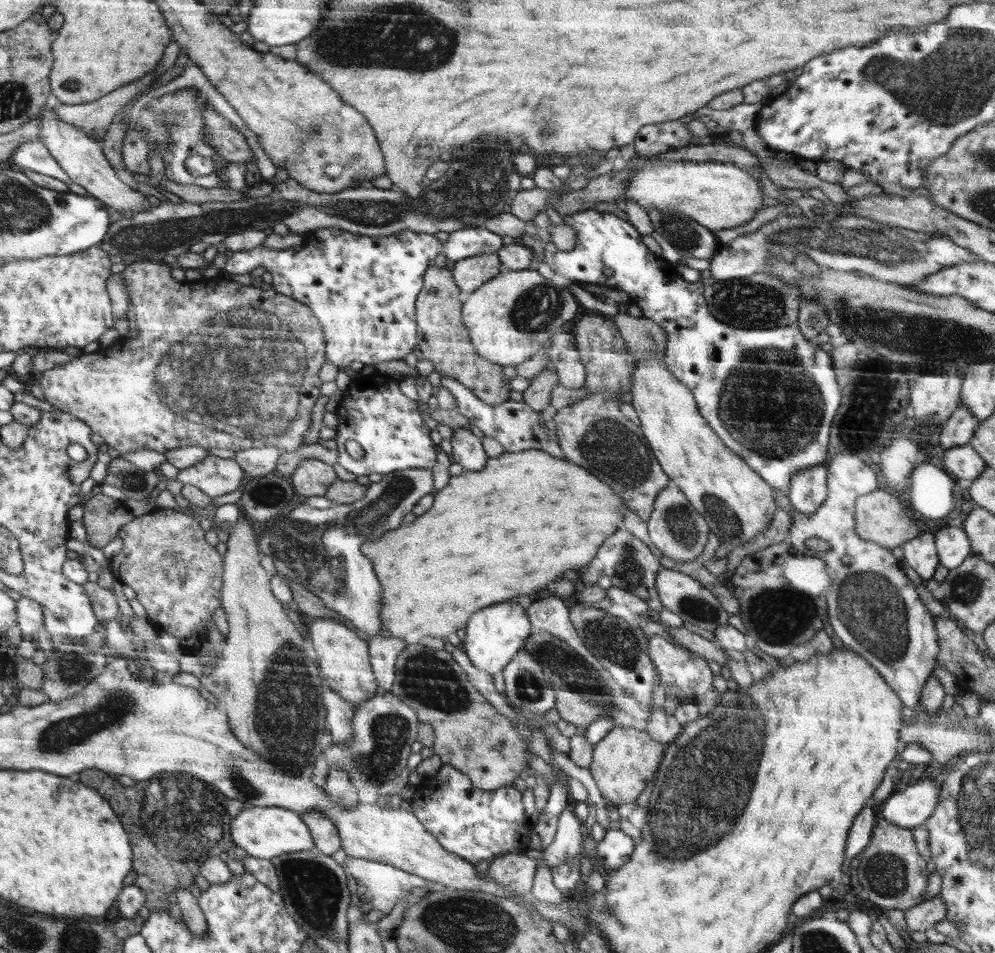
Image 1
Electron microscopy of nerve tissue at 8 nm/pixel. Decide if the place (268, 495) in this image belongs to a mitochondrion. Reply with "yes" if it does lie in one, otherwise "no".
yes

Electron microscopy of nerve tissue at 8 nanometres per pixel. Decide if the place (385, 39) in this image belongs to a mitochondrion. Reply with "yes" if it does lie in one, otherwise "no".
yes

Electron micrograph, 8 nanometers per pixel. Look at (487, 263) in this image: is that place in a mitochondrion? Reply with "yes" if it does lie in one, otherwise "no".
no

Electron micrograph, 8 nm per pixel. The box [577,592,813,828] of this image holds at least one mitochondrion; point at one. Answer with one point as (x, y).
(613, 642)

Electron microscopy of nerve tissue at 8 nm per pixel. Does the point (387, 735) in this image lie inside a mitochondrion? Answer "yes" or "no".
yes

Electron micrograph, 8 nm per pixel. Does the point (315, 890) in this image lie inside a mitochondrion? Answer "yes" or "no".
yes

